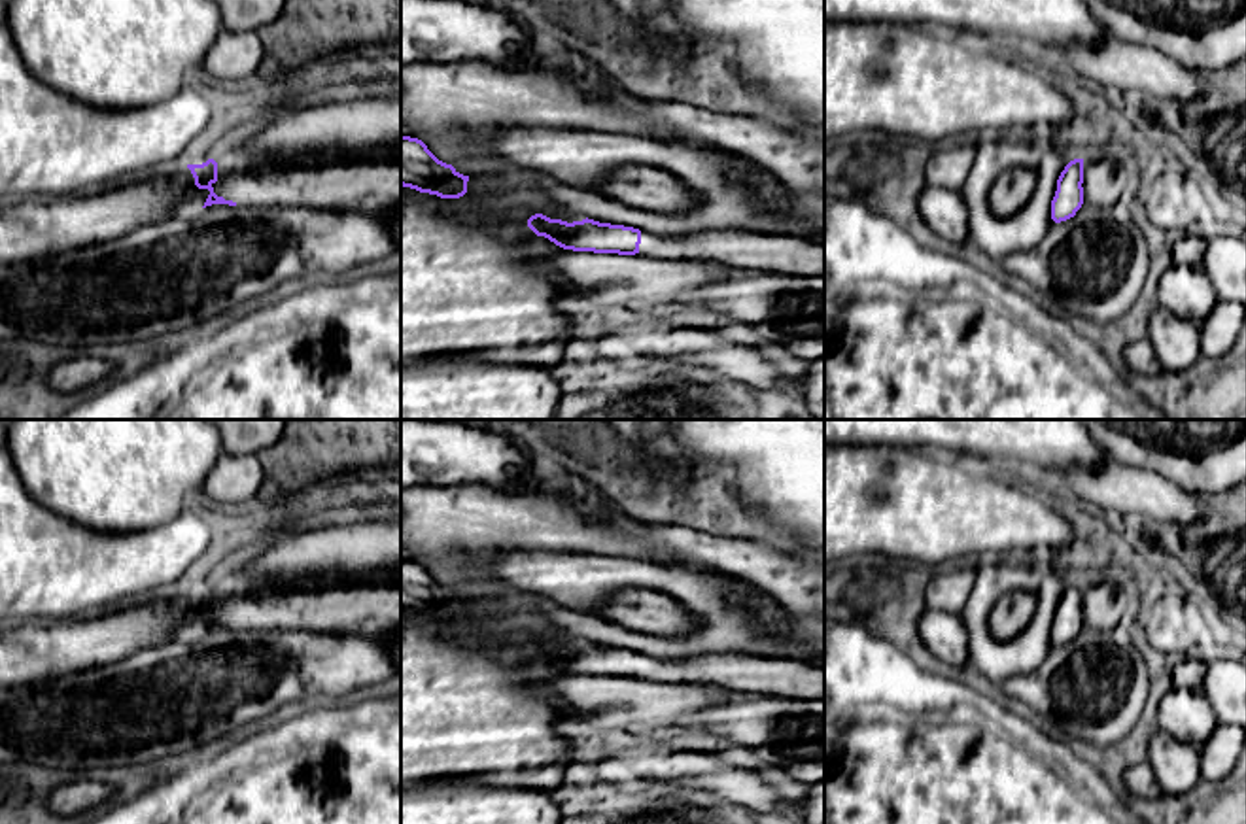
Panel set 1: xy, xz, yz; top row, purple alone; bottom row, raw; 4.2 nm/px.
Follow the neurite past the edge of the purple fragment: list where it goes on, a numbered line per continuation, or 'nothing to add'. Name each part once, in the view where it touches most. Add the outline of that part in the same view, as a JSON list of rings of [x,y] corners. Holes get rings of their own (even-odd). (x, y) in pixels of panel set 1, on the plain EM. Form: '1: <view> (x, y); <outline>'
1: xy (367, 611); [[[346,586],[248,597],[217,593],[214,616],[236,629],[304,629],[376,637],[401,629],[401,586]]]

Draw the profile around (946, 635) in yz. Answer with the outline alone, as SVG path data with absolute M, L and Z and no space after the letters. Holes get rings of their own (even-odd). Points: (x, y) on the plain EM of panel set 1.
M925 609L919 618L919 639L947 665L962 667L970 660L970 627L960 614Z

